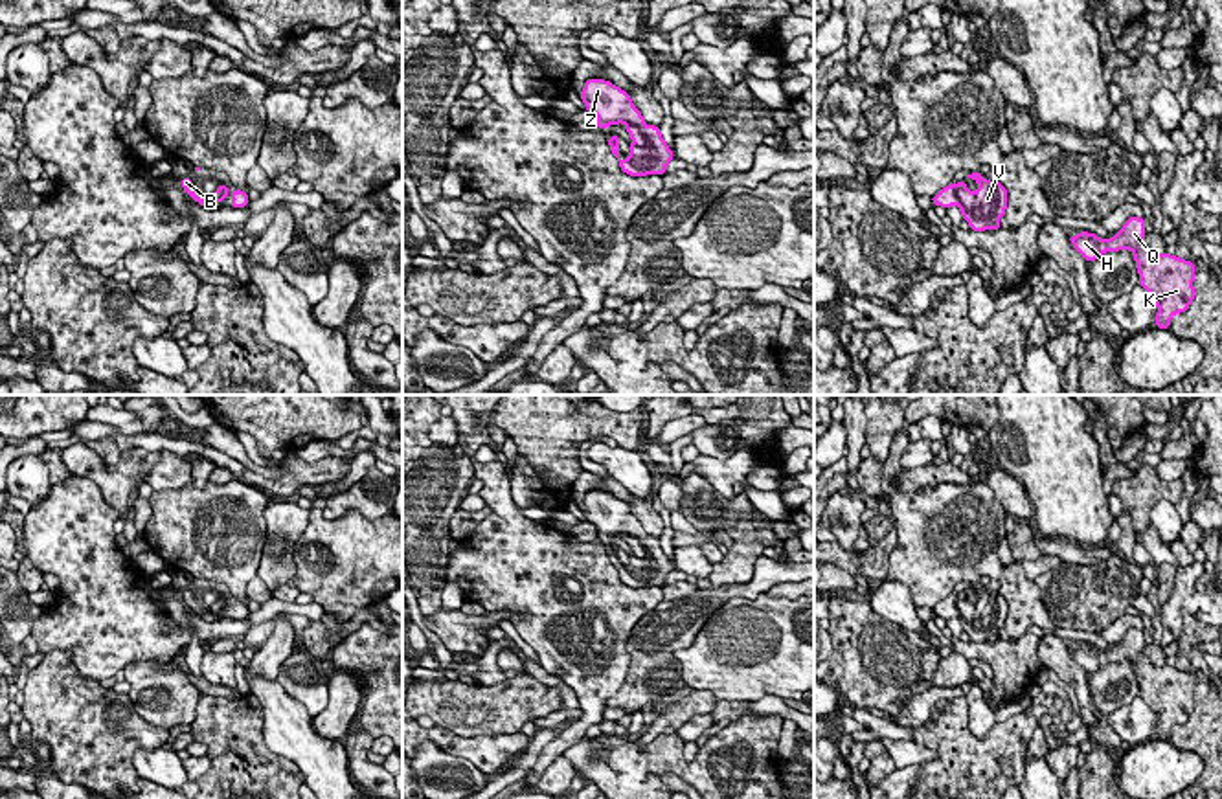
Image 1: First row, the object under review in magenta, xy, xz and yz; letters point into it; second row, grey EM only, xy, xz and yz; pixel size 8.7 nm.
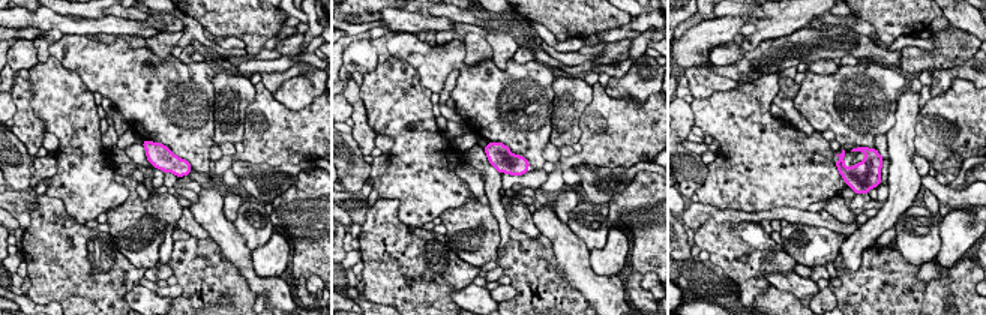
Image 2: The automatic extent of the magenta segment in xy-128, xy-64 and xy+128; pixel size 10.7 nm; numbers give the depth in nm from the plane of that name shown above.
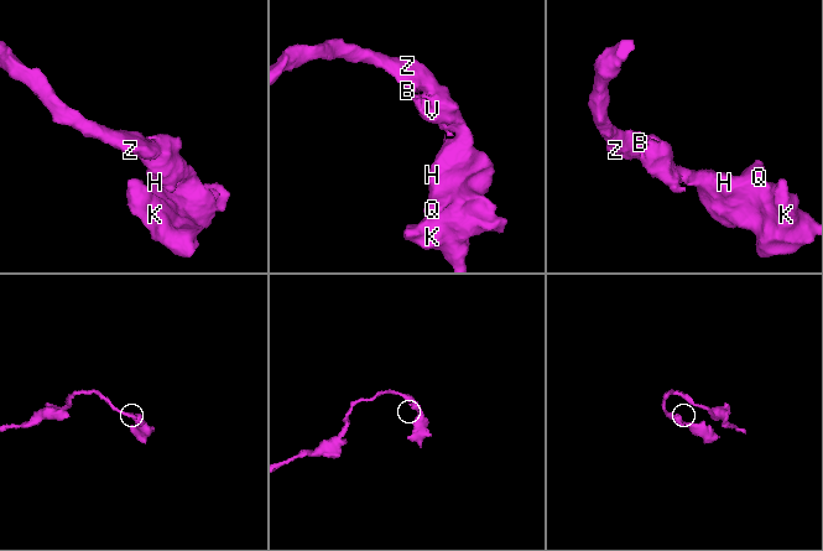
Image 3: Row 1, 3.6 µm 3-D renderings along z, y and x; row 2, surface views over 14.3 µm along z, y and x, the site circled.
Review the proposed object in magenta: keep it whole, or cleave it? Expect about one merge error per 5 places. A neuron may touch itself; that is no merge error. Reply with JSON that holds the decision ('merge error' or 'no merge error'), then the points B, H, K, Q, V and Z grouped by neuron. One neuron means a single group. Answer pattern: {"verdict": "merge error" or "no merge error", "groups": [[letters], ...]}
{"verdict": "no merge error", "groups": [["B", "H", "K", "Q", "V", "Z"]]}

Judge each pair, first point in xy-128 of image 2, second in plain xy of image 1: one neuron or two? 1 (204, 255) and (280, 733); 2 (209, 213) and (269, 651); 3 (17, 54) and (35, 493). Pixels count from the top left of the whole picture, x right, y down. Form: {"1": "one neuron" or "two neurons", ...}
{"1": "two neurons", "2": "two neurons", "3": "one neuron"}

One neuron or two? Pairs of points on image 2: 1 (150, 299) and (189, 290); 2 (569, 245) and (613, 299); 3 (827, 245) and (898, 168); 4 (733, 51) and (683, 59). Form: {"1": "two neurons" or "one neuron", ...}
{"1": "two neurons", "2": "one neuron", "3": "two neurons", "4": "two neurons"}

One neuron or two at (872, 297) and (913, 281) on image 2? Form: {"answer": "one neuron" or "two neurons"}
{"answer": "one neuron"}

